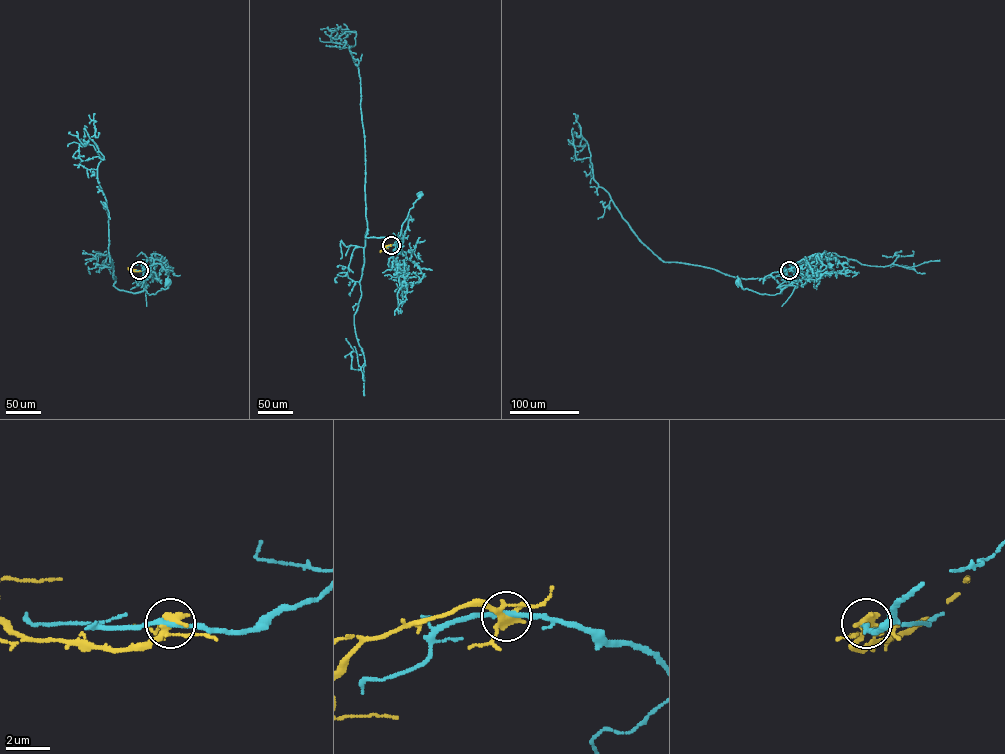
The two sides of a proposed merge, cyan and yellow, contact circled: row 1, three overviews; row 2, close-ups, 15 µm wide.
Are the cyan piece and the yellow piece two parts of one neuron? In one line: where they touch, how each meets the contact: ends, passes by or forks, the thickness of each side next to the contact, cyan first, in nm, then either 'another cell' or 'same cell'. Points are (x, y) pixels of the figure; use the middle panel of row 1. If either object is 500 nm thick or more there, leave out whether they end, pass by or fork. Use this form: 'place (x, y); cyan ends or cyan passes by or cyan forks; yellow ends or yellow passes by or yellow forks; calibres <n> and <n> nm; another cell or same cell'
place (391, 245); cyan passes by; yellow forks; calibres 220 and 320 nm; another cell

